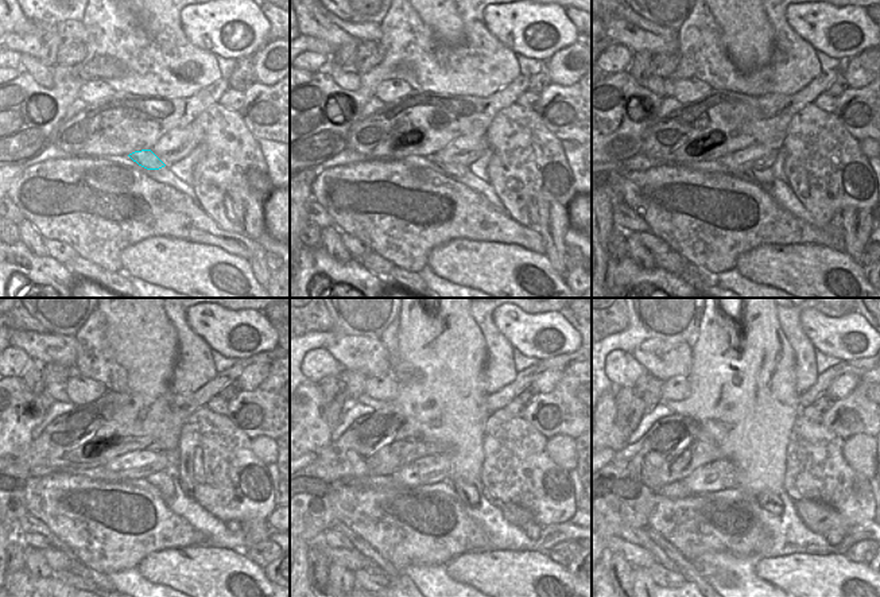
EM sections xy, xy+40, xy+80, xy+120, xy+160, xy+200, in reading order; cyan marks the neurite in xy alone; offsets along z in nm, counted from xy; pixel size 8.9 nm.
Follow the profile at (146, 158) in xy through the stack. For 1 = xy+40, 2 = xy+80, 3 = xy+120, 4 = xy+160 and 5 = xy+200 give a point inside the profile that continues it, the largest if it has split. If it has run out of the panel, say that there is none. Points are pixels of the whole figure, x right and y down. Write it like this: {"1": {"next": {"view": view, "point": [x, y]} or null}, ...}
{"1": {"next": {"view": "xy+40", "point": [449, 170]}}, "2": {"next": {"view": "xy+80", "point": [766, 177]}}, "3": {"next": {"view": "xy+120", "point": [162, 481]}}, "4": {"next": {"view": "xy+160", "point": [468, 493]}}, "5": {"next": {"view": "xy+200", "point": [770, 501]}}}

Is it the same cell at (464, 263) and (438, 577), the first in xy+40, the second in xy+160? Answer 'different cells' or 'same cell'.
different cells

